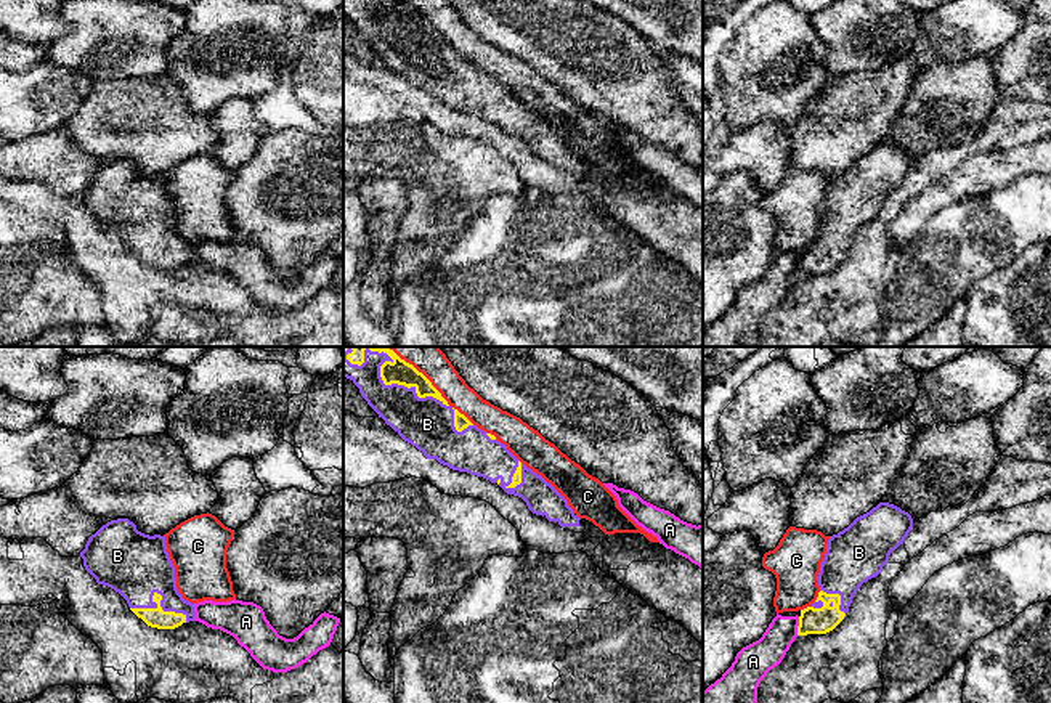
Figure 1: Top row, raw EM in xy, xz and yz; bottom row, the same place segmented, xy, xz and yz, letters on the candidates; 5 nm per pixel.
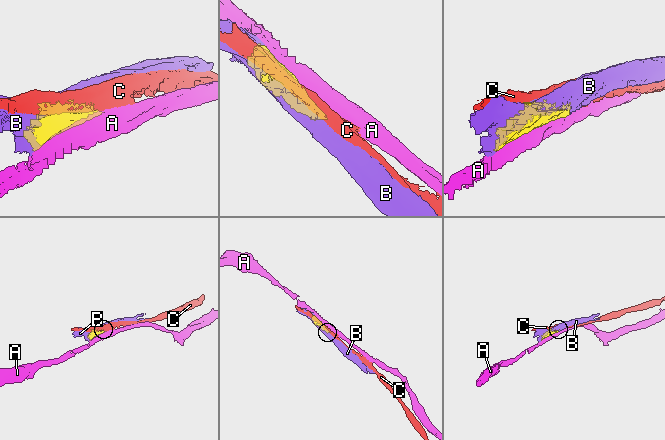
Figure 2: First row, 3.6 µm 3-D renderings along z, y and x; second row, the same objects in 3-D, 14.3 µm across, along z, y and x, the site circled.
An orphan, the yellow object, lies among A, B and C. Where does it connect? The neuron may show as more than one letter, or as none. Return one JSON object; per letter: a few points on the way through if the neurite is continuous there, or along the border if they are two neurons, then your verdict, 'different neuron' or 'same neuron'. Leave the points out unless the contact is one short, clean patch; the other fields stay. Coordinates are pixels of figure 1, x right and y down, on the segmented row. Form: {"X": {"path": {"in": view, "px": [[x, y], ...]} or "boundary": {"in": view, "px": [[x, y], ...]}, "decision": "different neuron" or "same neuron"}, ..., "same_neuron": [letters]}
{"A": {"decision": "different neuron"}, "B": {"decision": "same neuron"}, "C": {"decision": "different neuron"}, "same_neuron": ["B"]}

